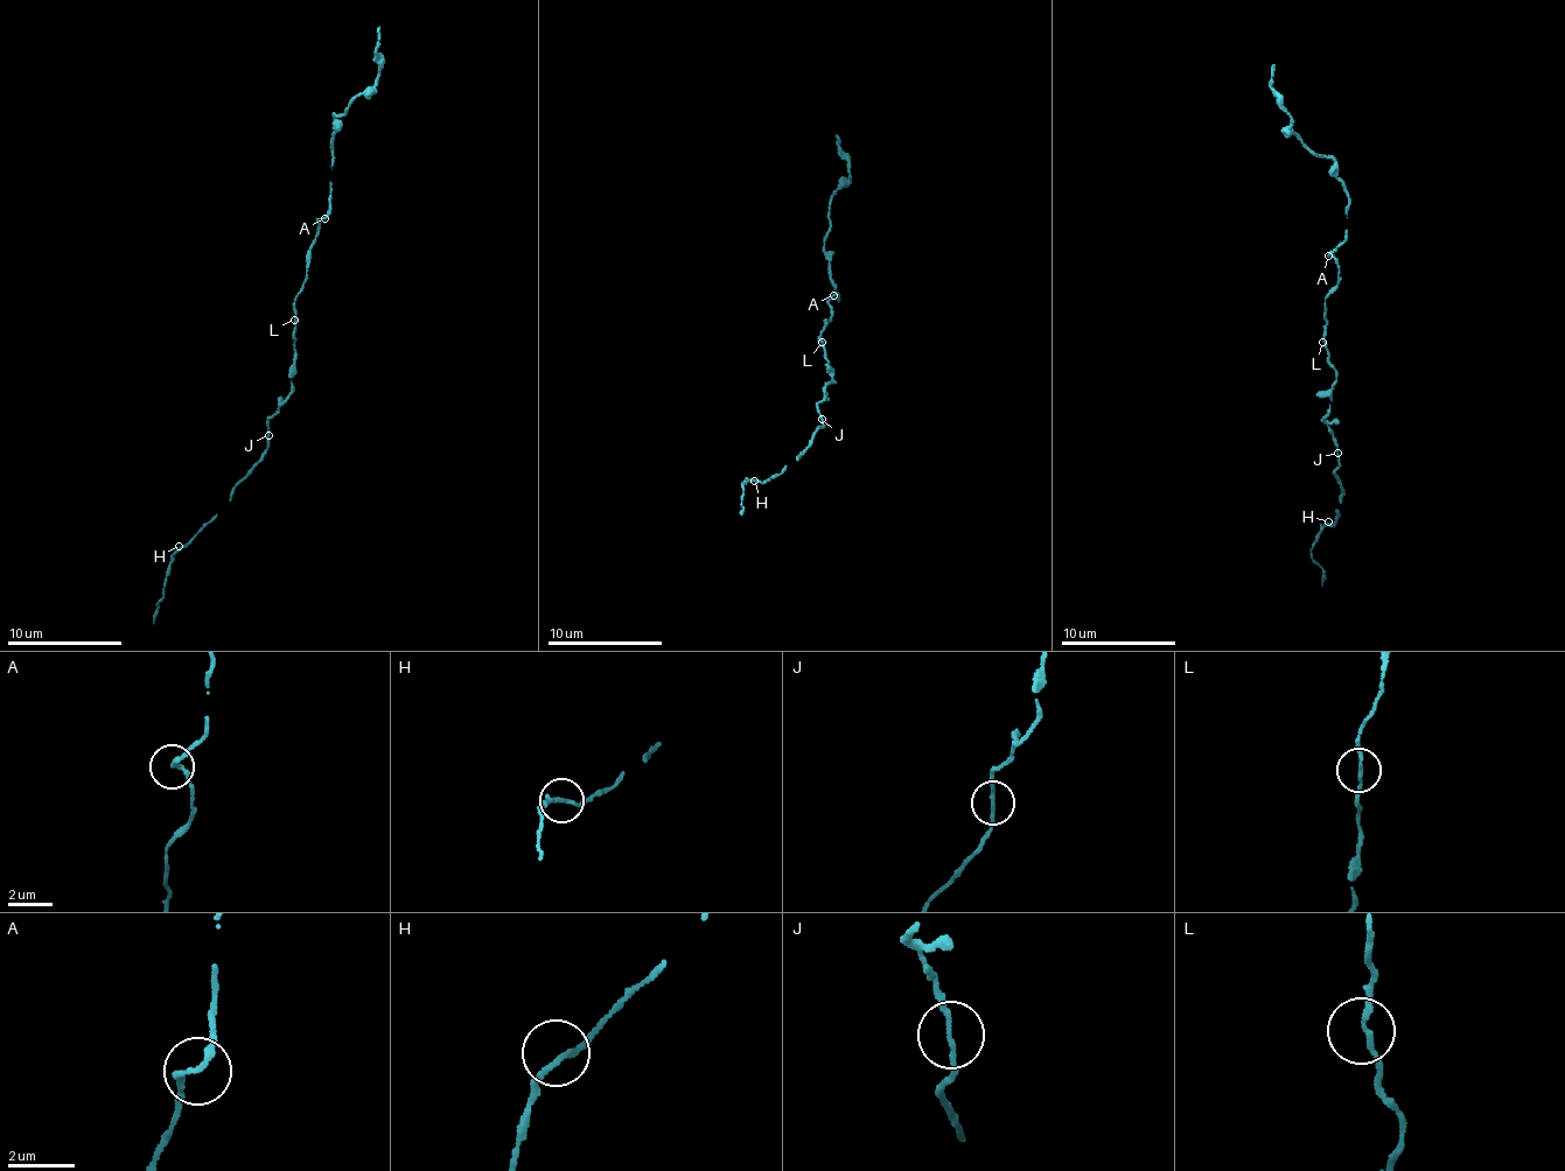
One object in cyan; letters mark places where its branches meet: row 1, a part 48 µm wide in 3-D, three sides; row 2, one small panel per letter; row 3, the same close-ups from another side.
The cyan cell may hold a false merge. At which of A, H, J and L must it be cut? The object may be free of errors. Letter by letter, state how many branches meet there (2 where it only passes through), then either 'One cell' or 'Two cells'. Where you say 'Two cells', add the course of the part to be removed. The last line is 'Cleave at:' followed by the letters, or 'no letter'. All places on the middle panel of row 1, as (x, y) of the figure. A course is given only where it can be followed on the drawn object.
A: Branches: 2. One cell
H: Branches: 2. One cell
J: Branches: 2. One cell
L: Branches: 2. One cell
Cleave at: no letter

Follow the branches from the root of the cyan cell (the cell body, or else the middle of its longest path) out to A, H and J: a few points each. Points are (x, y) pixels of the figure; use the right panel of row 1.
A: (1325, 341), (1324, 296), (1336, 286), (1338, 271), (1338, 263), (1327, 256)
H: (1325, 341), (1336, 384), (1324, 421), (1338, 448), (1334, 475), (1342, 489), (1338, 520), (1333, 525), (1328, 521)
J: (1325, 341), (1328, 364), (1336, 373), (1336, 384), (1331, 391), (1331, 407), (1324, 421), (1328, 423), (1338, 453)

